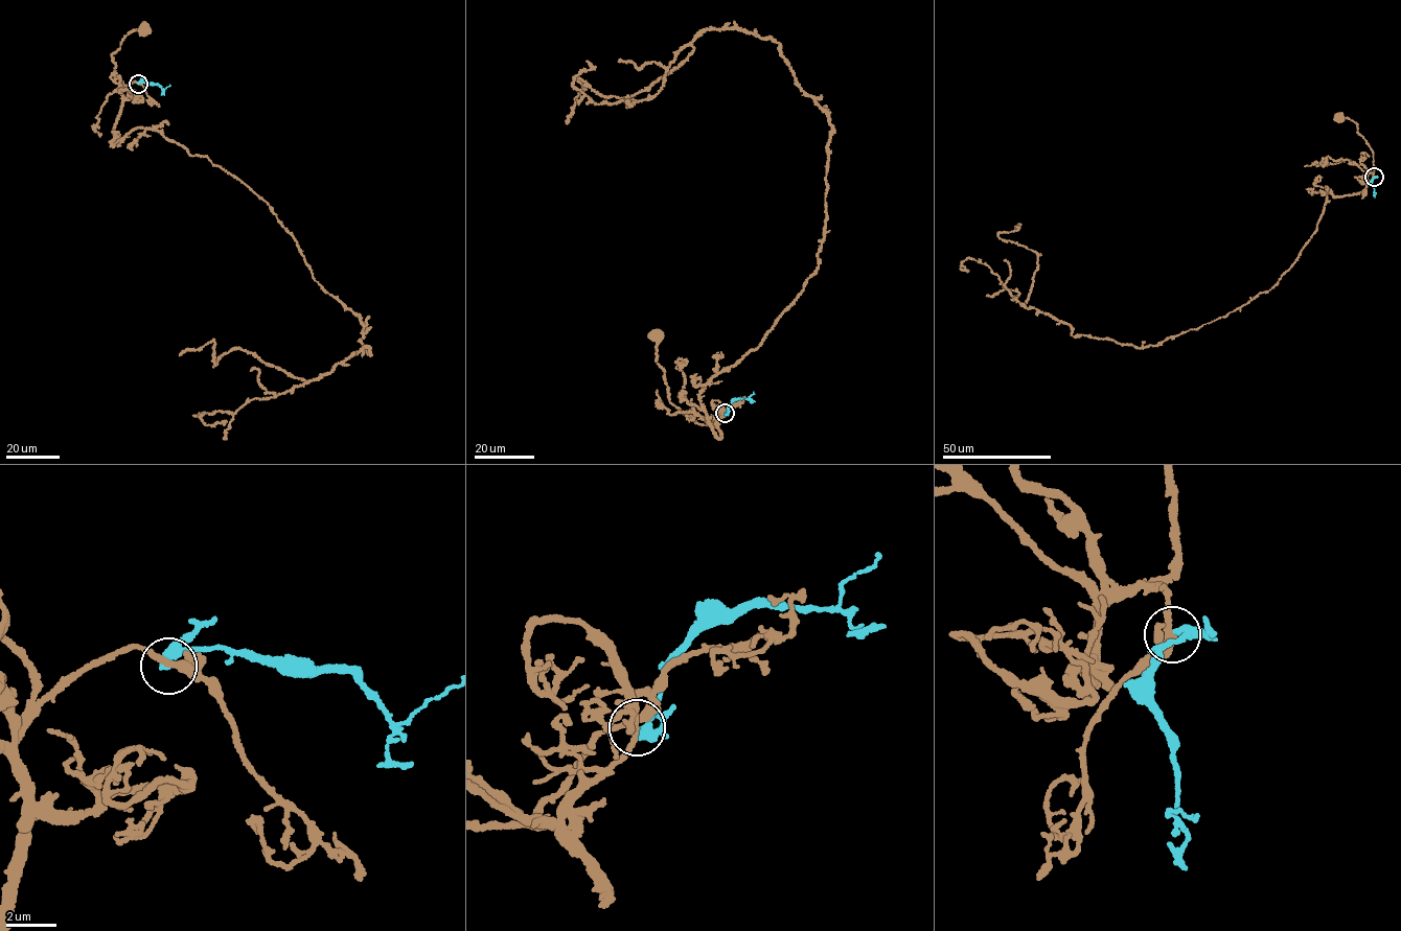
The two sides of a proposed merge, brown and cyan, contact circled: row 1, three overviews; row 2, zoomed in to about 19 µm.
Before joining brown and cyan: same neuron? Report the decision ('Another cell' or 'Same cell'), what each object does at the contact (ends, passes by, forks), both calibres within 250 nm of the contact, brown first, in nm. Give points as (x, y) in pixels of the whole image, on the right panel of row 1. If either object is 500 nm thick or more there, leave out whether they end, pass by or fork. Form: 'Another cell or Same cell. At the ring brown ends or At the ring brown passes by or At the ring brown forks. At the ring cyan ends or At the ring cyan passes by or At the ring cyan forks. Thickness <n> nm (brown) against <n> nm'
Another cell. At the ring brown passes by. At the ring cyan passes by. Thickness 320 nm (brown) against 280 nm

